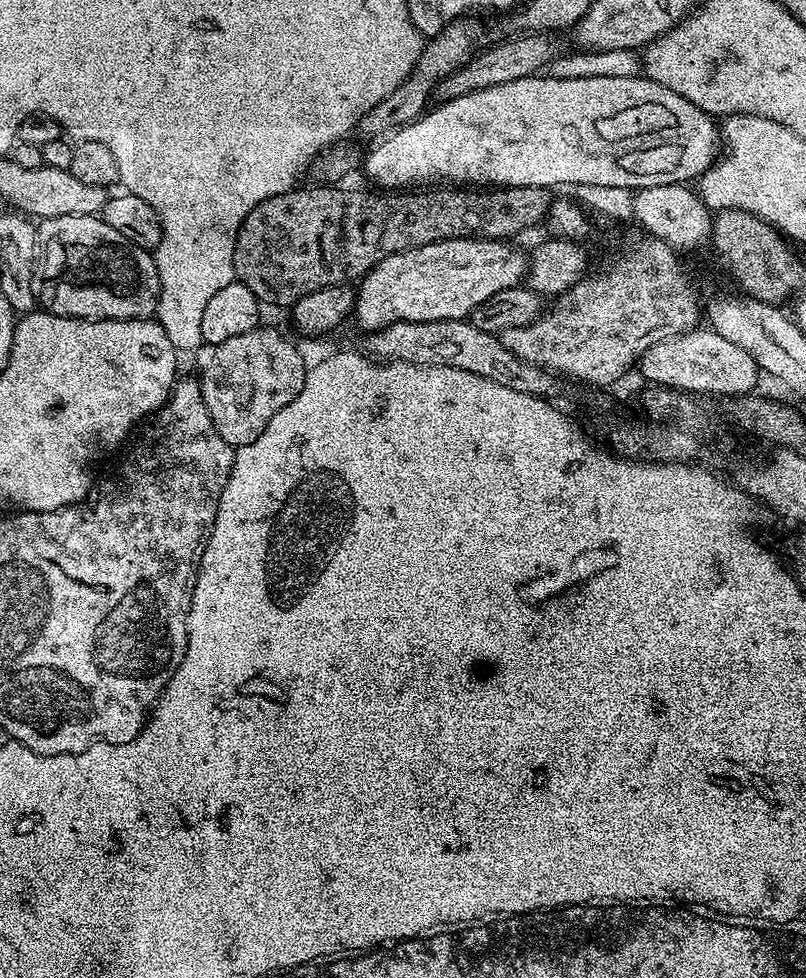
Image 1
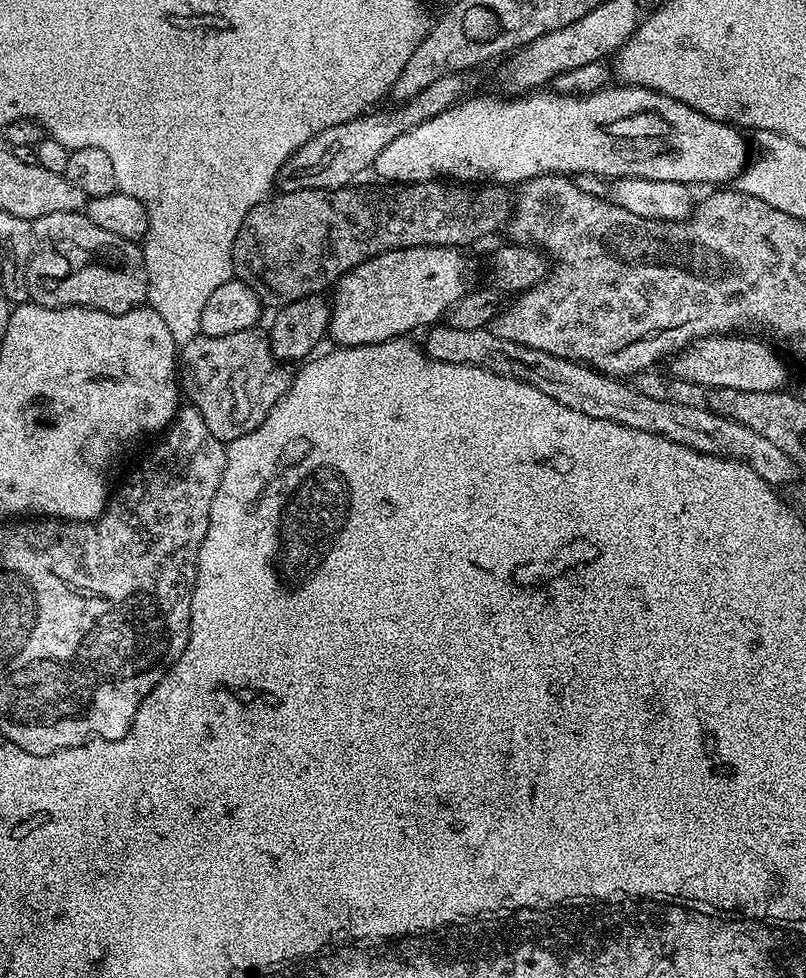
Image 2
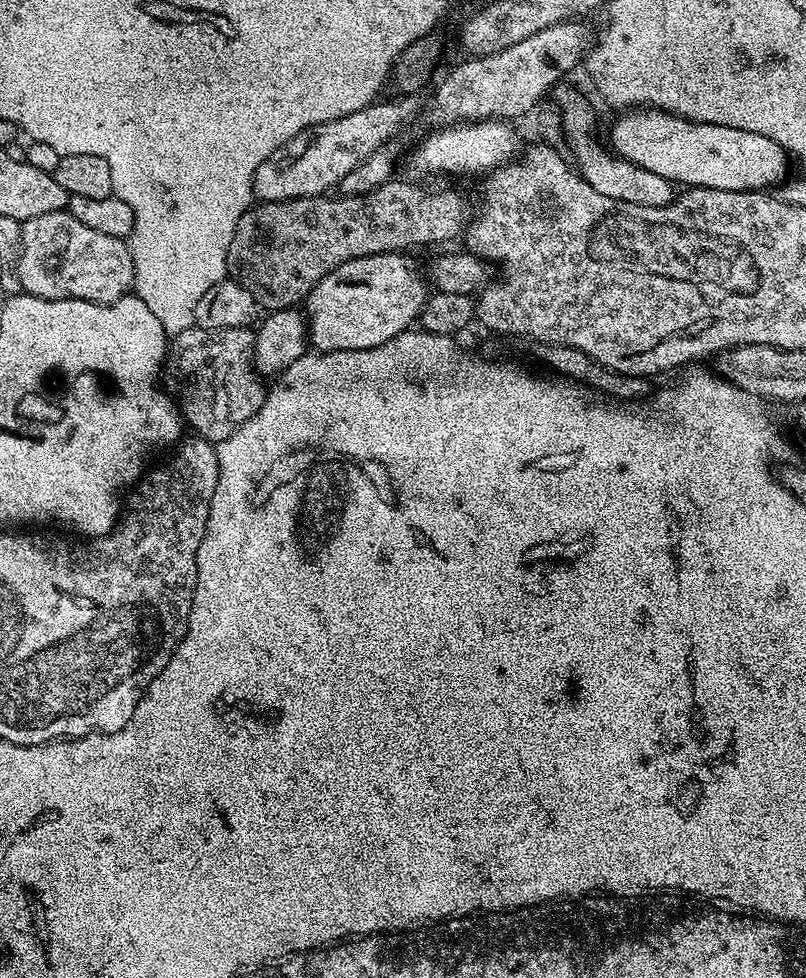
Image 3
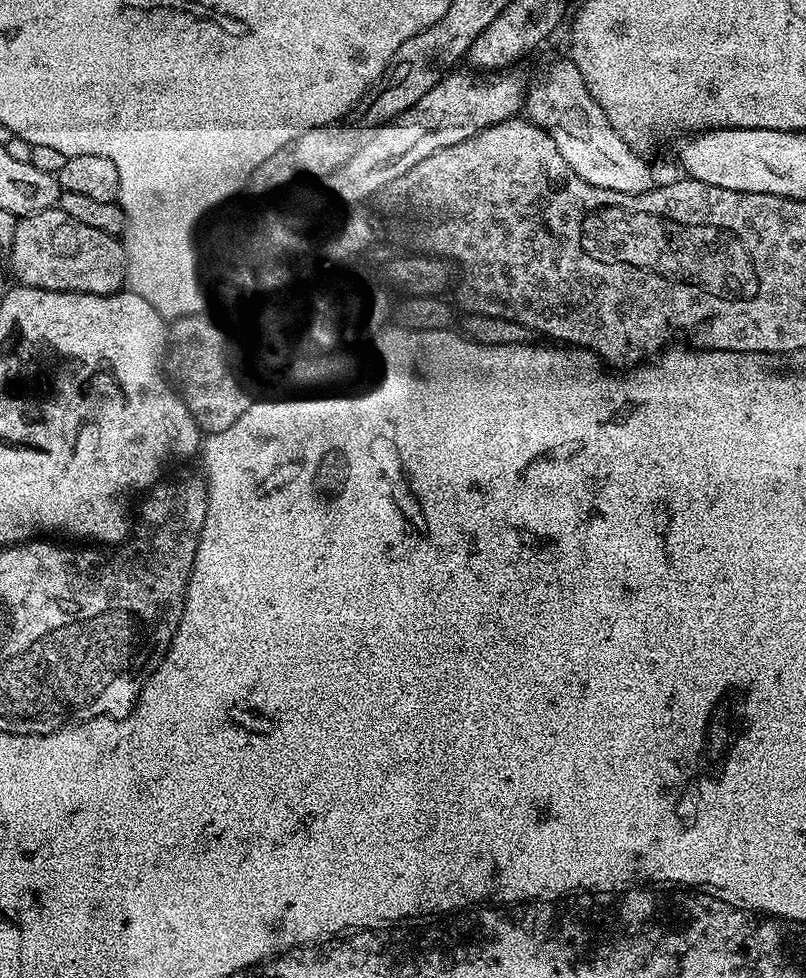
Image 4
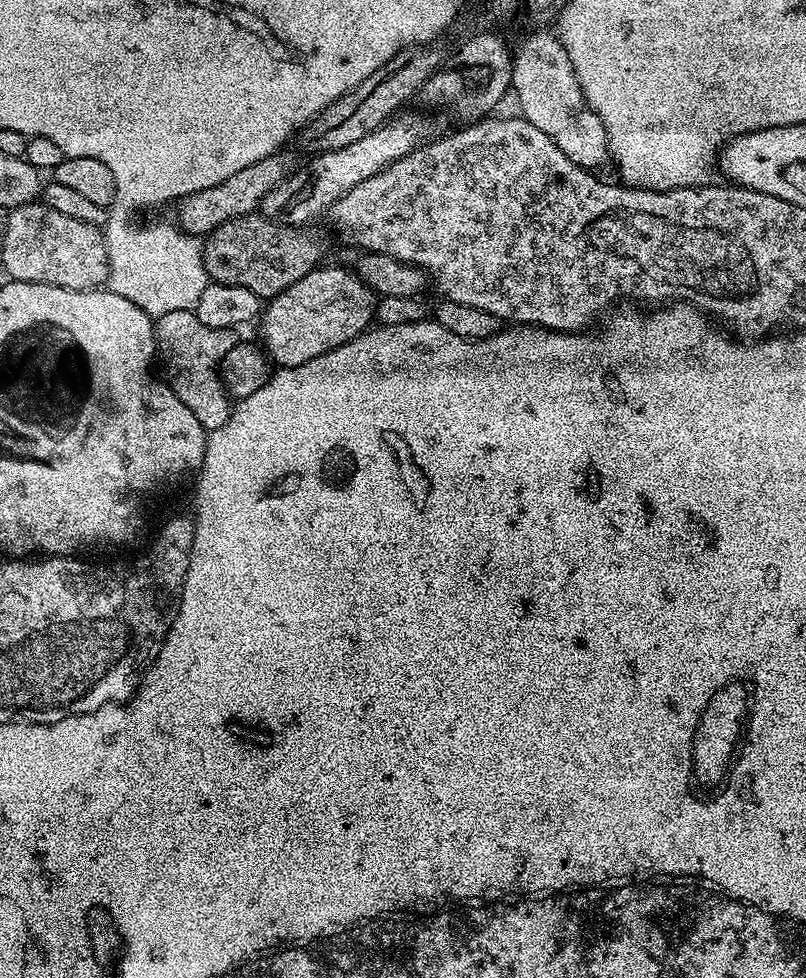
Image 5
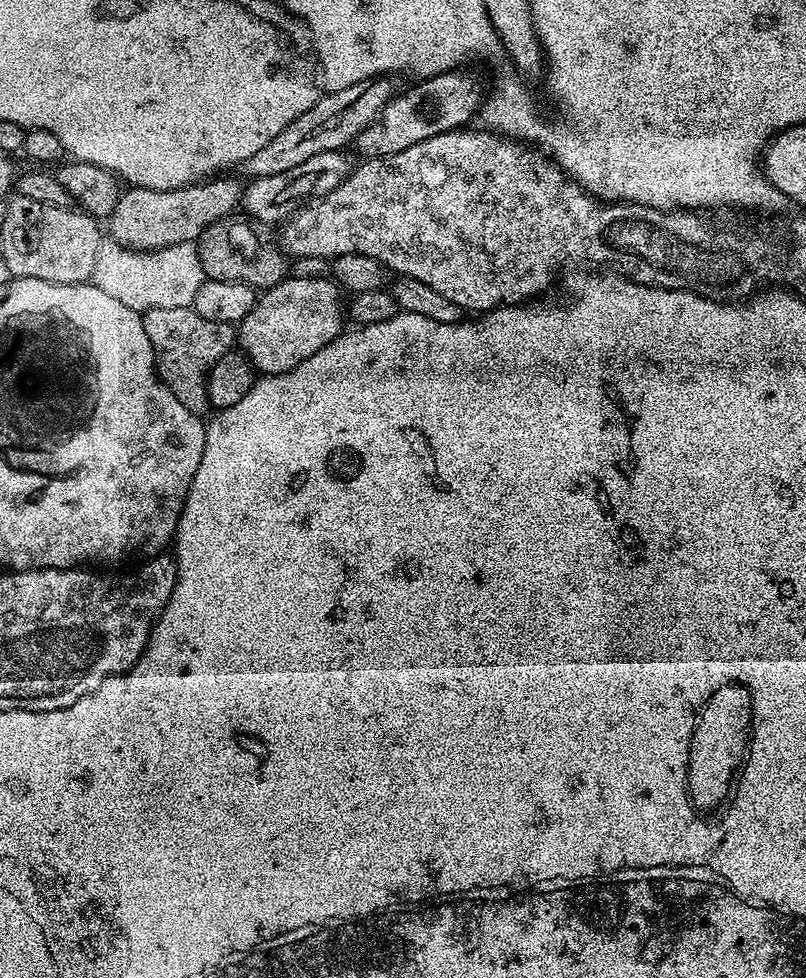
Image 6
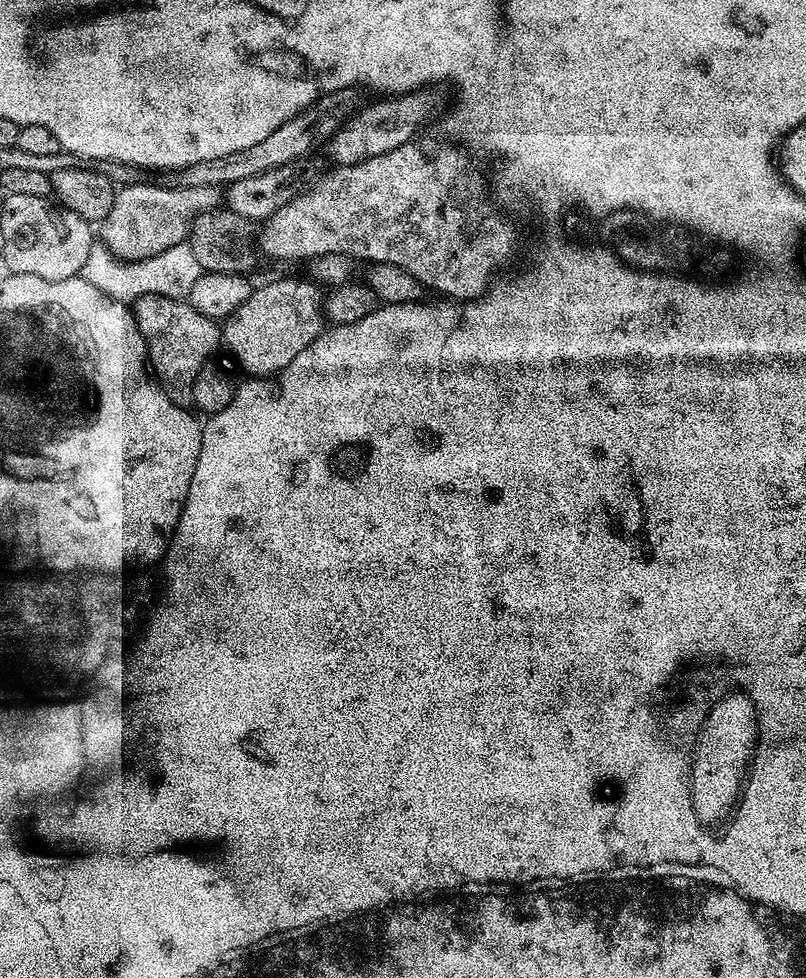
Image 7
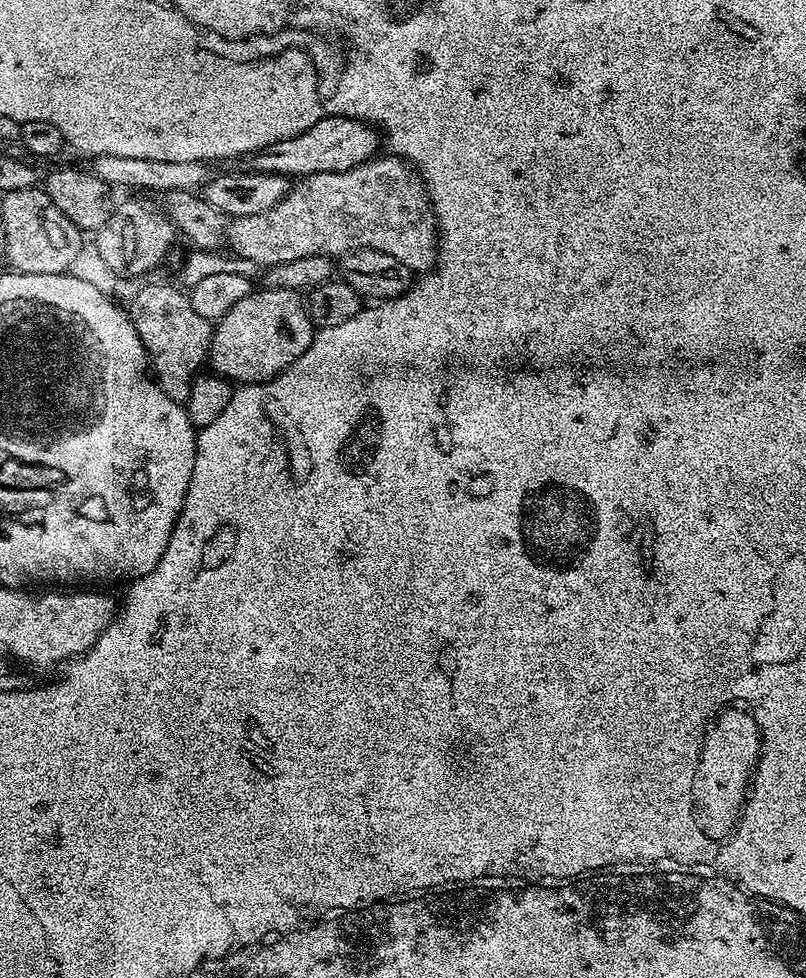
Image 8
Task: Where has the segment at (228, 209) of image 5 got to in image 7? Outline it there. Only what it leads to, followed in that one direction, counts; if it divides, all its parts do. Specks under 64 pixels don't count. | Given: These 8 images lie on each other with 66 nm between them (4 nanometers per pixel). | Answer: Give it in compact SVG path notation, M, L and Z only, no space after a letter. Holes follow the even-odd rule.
M163 183L126 184L117 191L110 214L99 225L103 247L120 262L149 260L171 248L179 248L188 239L193 216L208 212L222 200L221 189L214 186L173 188Z

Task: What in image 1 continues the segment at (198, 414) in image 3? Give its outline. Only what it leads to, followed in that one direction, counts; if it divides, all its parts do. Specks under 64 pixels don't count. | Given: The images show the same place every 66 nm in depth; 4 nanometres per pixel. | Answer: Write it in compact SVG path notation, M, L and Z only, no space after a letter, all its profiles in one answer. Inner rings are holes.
M261 326L250 330L250 334L238 334L235 338L226 338L226 342L217 344L201 343L194 353L202 400L206 402L206 410L210 410L210 418L214 422L214 430L226 438L226 442L233 449L241 448L243 444L254 442L262 430L282 410L282 406L290 406L294 398L304 385L304 379L308 373L304 356L279 332L276 328Z

